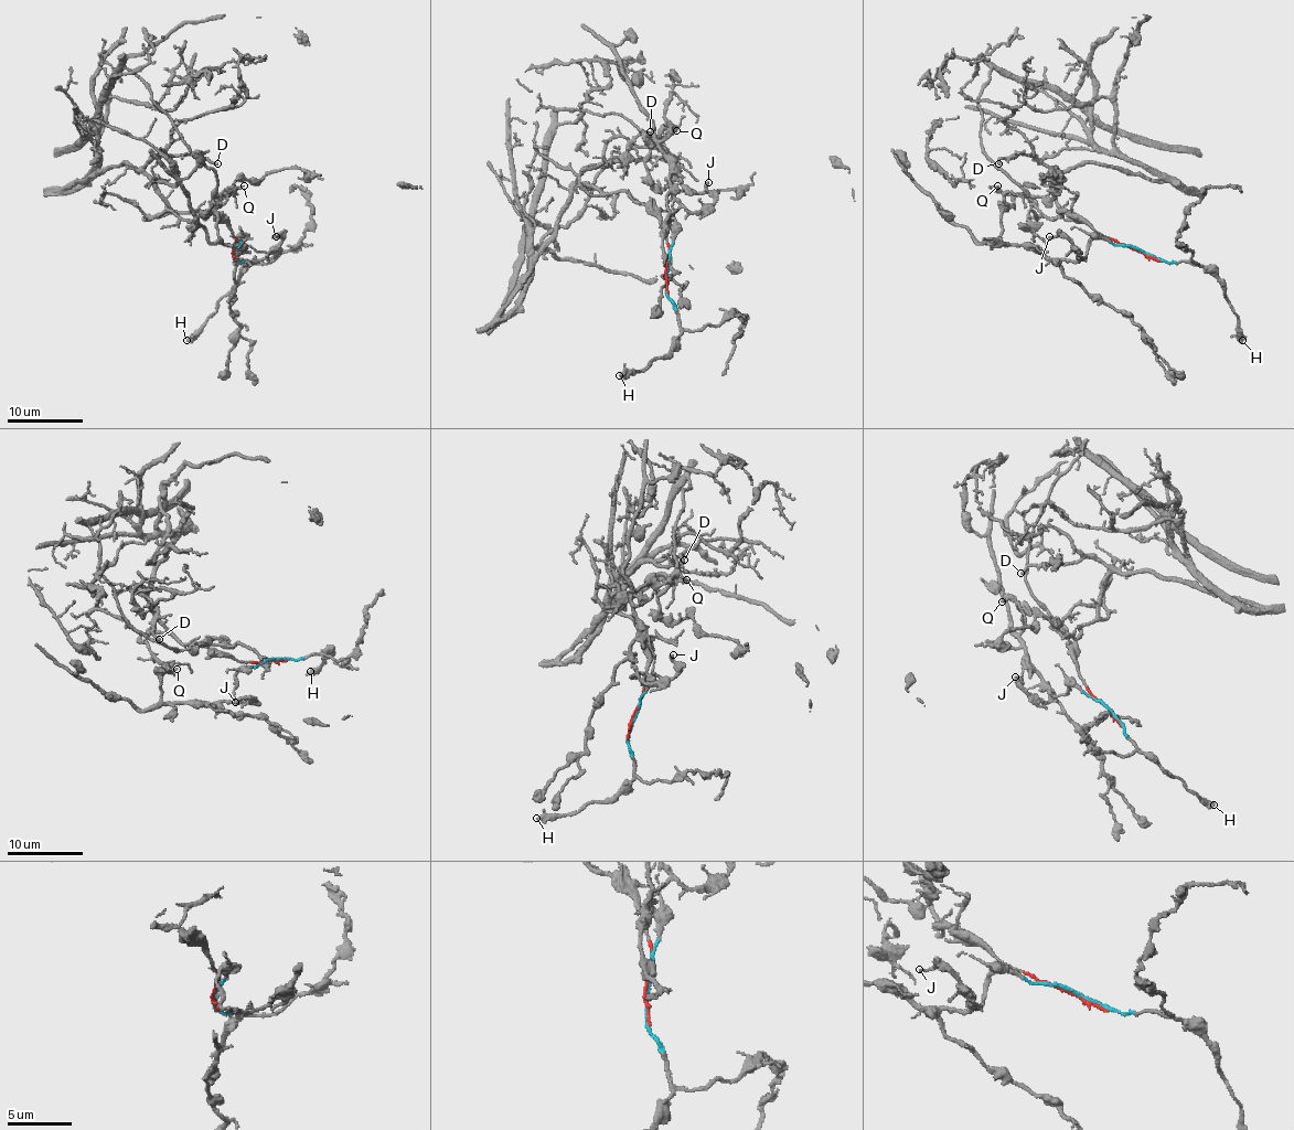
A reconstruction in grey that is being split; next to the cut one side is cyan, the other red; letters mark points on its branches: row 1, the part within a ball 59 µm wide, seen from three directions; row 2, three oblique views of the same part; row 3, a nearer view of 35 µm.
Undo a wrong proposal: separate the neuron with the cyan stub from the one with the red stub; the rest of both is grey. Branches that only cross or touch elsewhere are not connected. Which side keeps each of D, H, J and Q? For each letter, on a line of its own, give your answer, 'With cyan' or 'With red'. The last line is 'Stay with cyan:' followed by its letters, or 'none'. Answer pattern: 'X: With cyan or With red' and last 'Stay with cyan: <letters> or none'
D: With red
H: With cyan
J: With cyan
Q: With cyan
Stay with cyan: H, J, Q

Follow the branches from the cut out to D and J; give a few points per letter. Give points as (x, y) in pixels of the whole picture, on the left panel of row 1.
D: (234, 252), (231, 227), (210, 213), (172, 209), (143, 169), (161, 155), (207, 158), (217, 163)
J: (234, 252), (241, 240), (236, 240), (241, 259), (263, 259), (281, 237), (276, 237)

